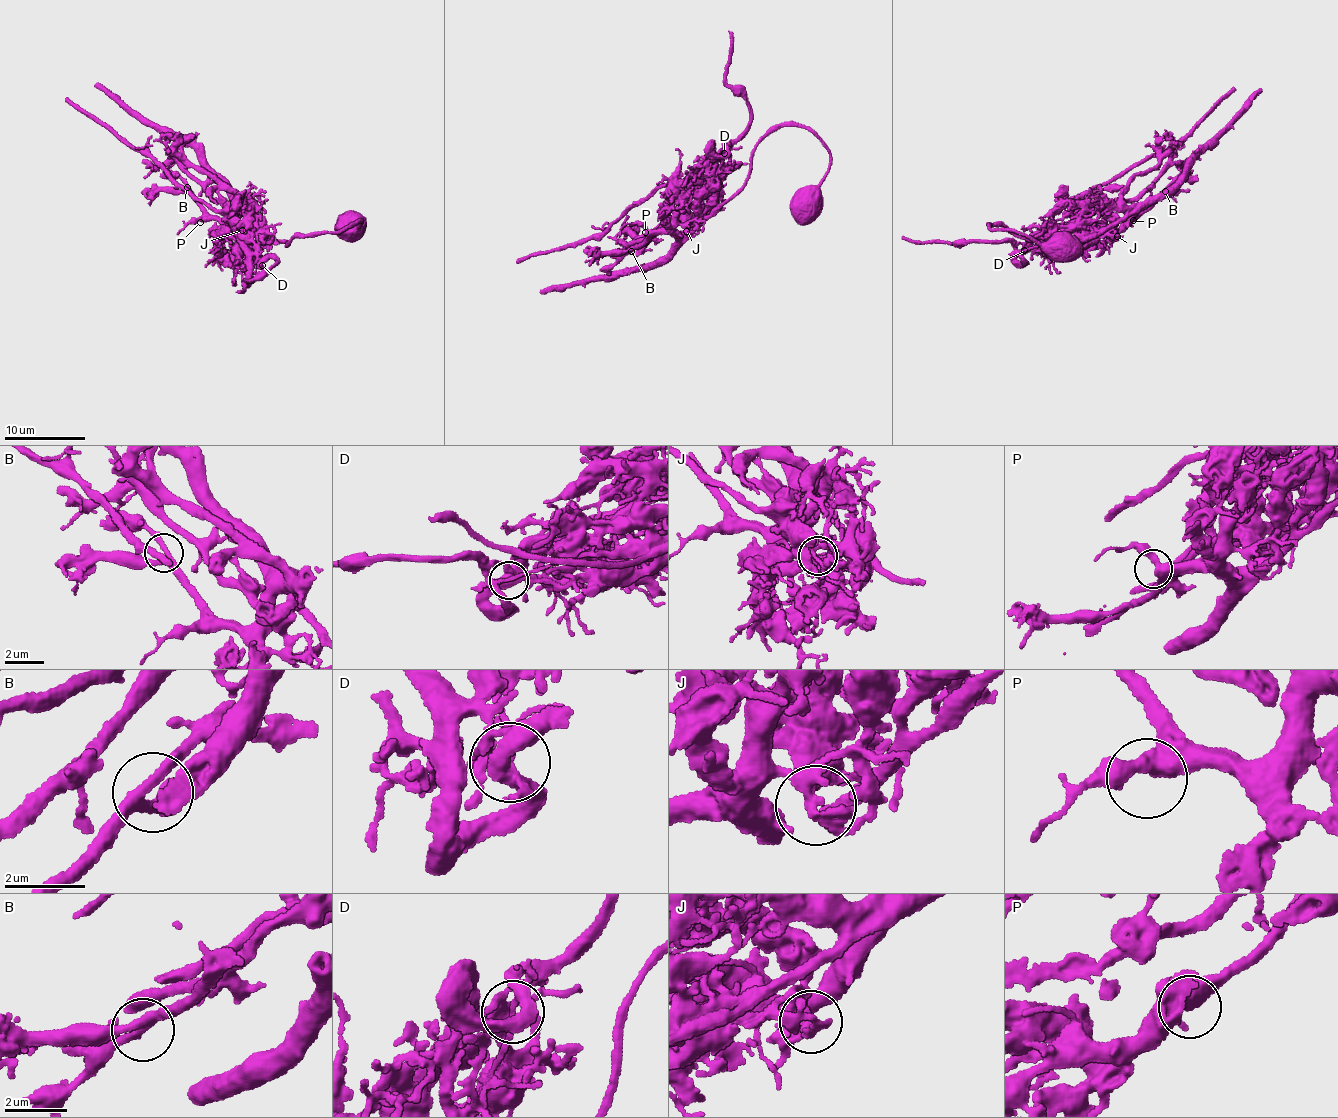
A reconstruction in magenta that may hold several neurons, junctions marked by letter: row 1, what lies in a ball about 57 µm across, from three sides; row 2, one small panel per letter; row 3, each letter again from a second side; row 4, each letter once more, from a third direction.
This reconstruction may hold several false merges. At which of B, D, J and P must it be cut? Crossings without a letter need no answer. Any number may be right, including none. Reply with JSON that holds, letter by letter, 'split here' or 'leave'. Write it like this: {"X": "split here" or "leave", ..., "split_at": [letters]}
{"B": "leave", "D": "split here", "J": "split here", "P": "leave", "split_at": ["D", "J"]}

